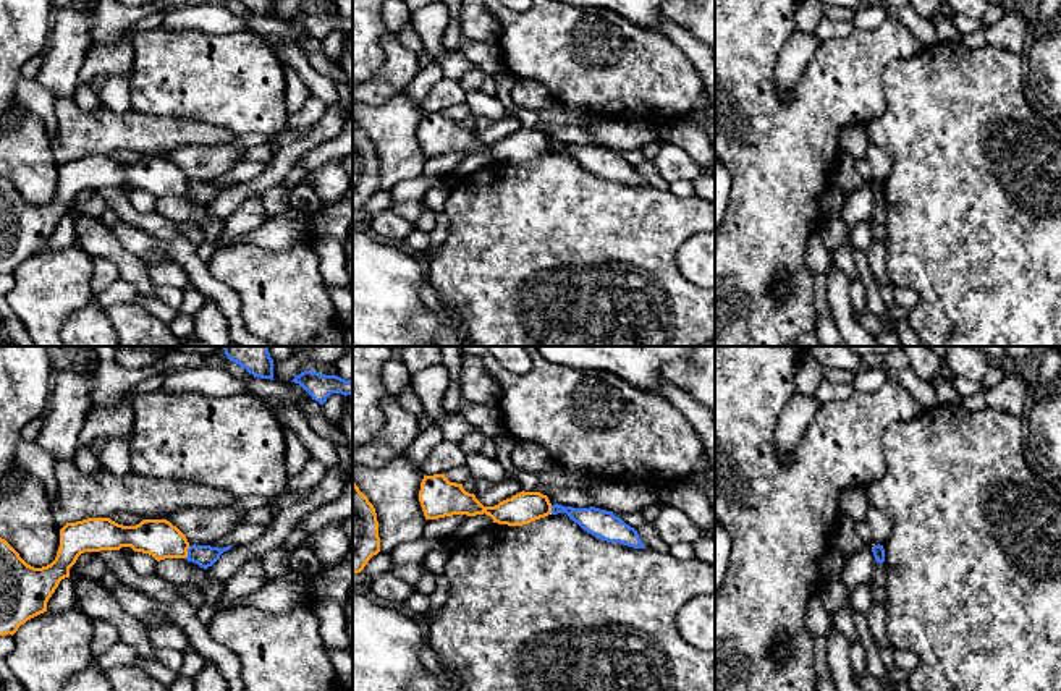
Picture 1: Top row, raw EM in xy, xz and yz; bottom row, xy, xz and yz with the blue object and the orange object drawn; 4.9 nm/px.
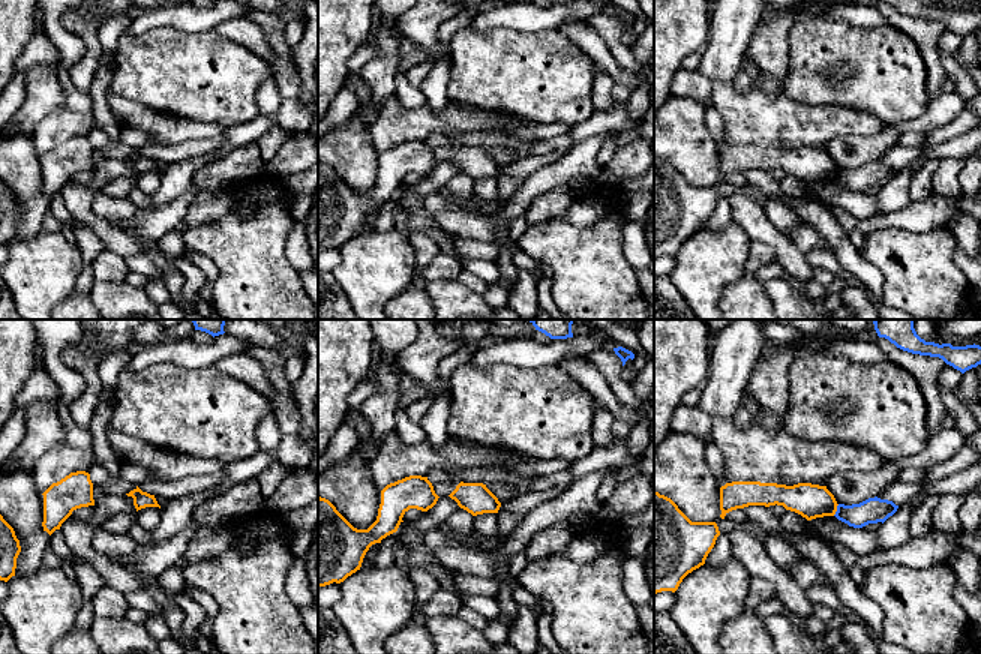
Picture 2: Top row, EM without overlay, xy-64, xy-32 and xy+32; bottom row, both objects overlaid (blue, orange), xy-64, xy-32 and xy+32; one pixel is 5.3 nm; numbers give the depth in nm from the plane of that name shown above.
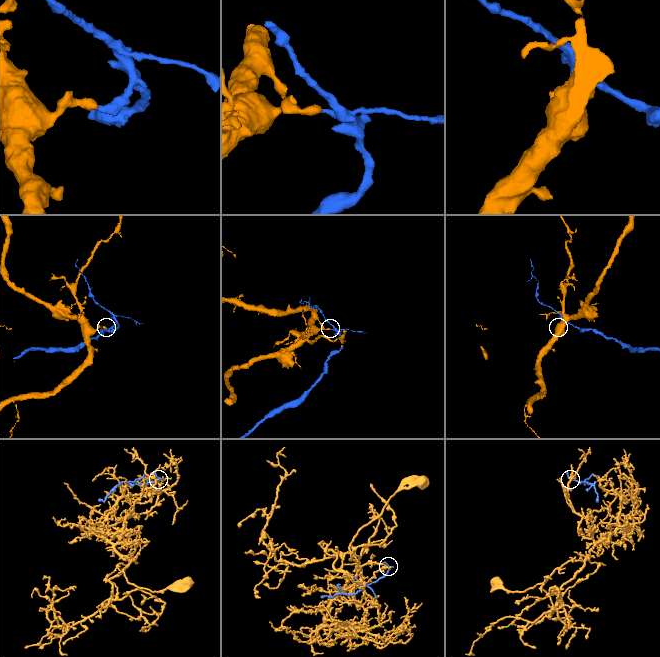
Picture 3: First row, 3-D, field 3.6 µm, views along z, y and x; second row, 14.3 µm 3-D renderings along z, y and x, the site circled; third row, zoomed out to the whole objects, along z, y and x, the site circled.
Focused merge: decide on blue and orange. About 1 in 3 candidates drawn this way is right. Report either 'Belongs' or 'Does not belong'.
Does not belong

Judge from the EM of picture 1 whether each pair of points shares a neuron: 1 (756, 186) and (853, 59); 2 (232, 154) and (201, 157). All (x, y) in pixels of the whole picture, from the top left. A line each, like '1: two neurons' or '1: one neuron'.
1: one neuron
2: one neuron

